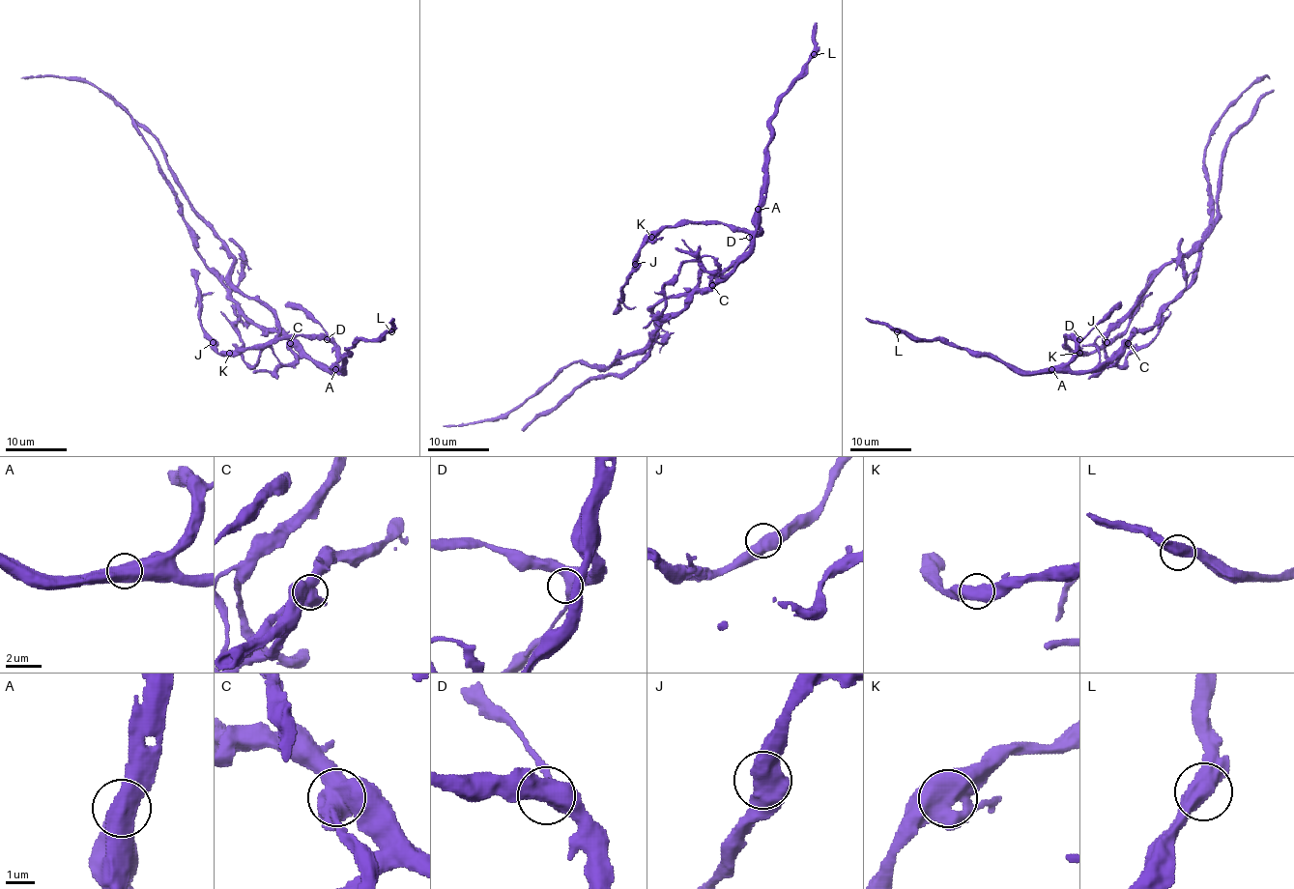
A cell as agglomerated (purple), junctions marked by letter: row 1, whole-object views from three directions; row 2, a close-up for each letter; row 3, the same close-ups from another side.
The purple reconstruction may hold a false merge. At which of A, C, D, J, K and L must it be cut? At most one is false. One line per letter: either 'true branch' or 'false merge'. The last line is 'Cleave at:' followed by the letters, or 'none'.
A: true branch
C: false merge
D: true branch
J: true branch
K: true branch
L: true branch
Cleave at: C

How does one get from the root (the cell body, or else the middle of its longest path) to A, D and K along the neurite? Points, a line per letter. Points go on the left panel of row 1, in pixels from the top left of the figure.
A: (259, 327), (283, 331), (327, 371), (336, 370)
D: (259, 327), (283, 331), (314, 362), (327, 371), (332, 371), (336, 351), (327, 339)
K: (259, 327), (283, 331), (314, 362), (332, 371), (334, 345), (324, 339), (283, 335), (229, 353)

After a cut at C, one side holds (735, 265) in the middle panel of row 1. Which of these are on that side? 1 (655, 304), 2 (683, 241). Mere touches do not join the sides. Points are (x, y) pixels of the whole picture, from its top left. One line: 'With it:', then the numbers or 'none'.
With it: none

